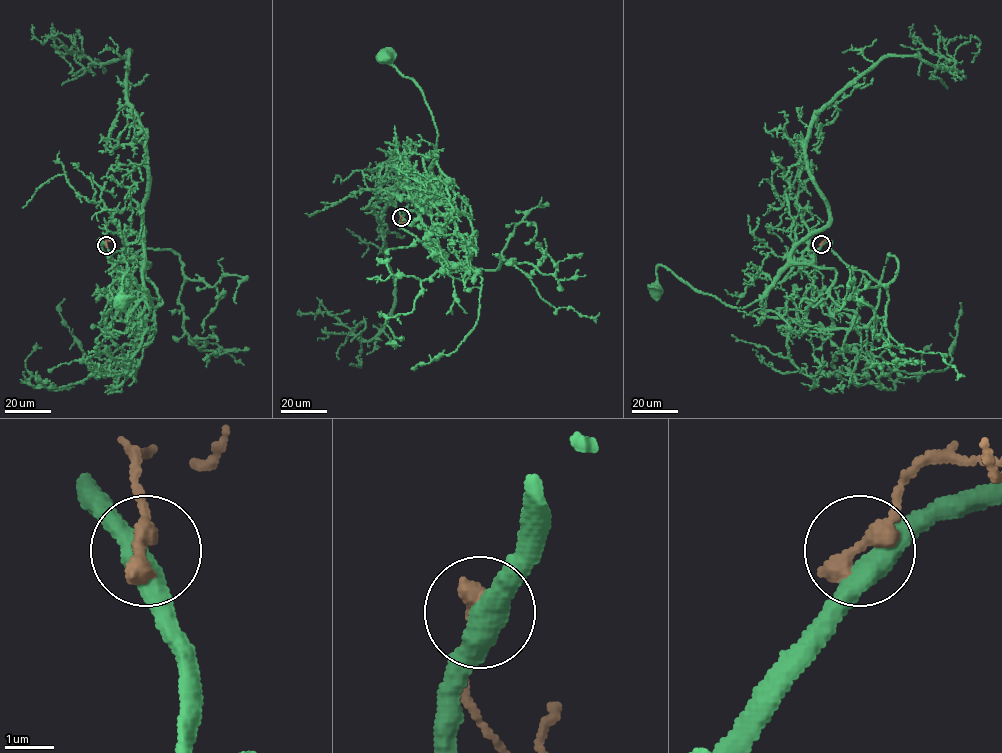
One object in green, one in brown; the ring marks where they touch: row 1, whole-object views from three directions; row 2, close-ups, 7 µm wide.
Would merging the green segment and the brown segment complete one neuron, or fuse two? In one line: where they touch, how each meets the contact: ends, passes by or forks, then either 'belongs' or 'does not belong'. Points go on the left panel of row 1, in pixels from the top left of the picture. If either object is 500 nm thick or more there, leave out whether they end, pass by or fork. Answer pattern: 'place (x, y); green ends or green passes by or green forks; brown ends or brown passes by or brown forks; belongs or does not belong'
place (106, 245); green passes by; brown ends; does not belong

